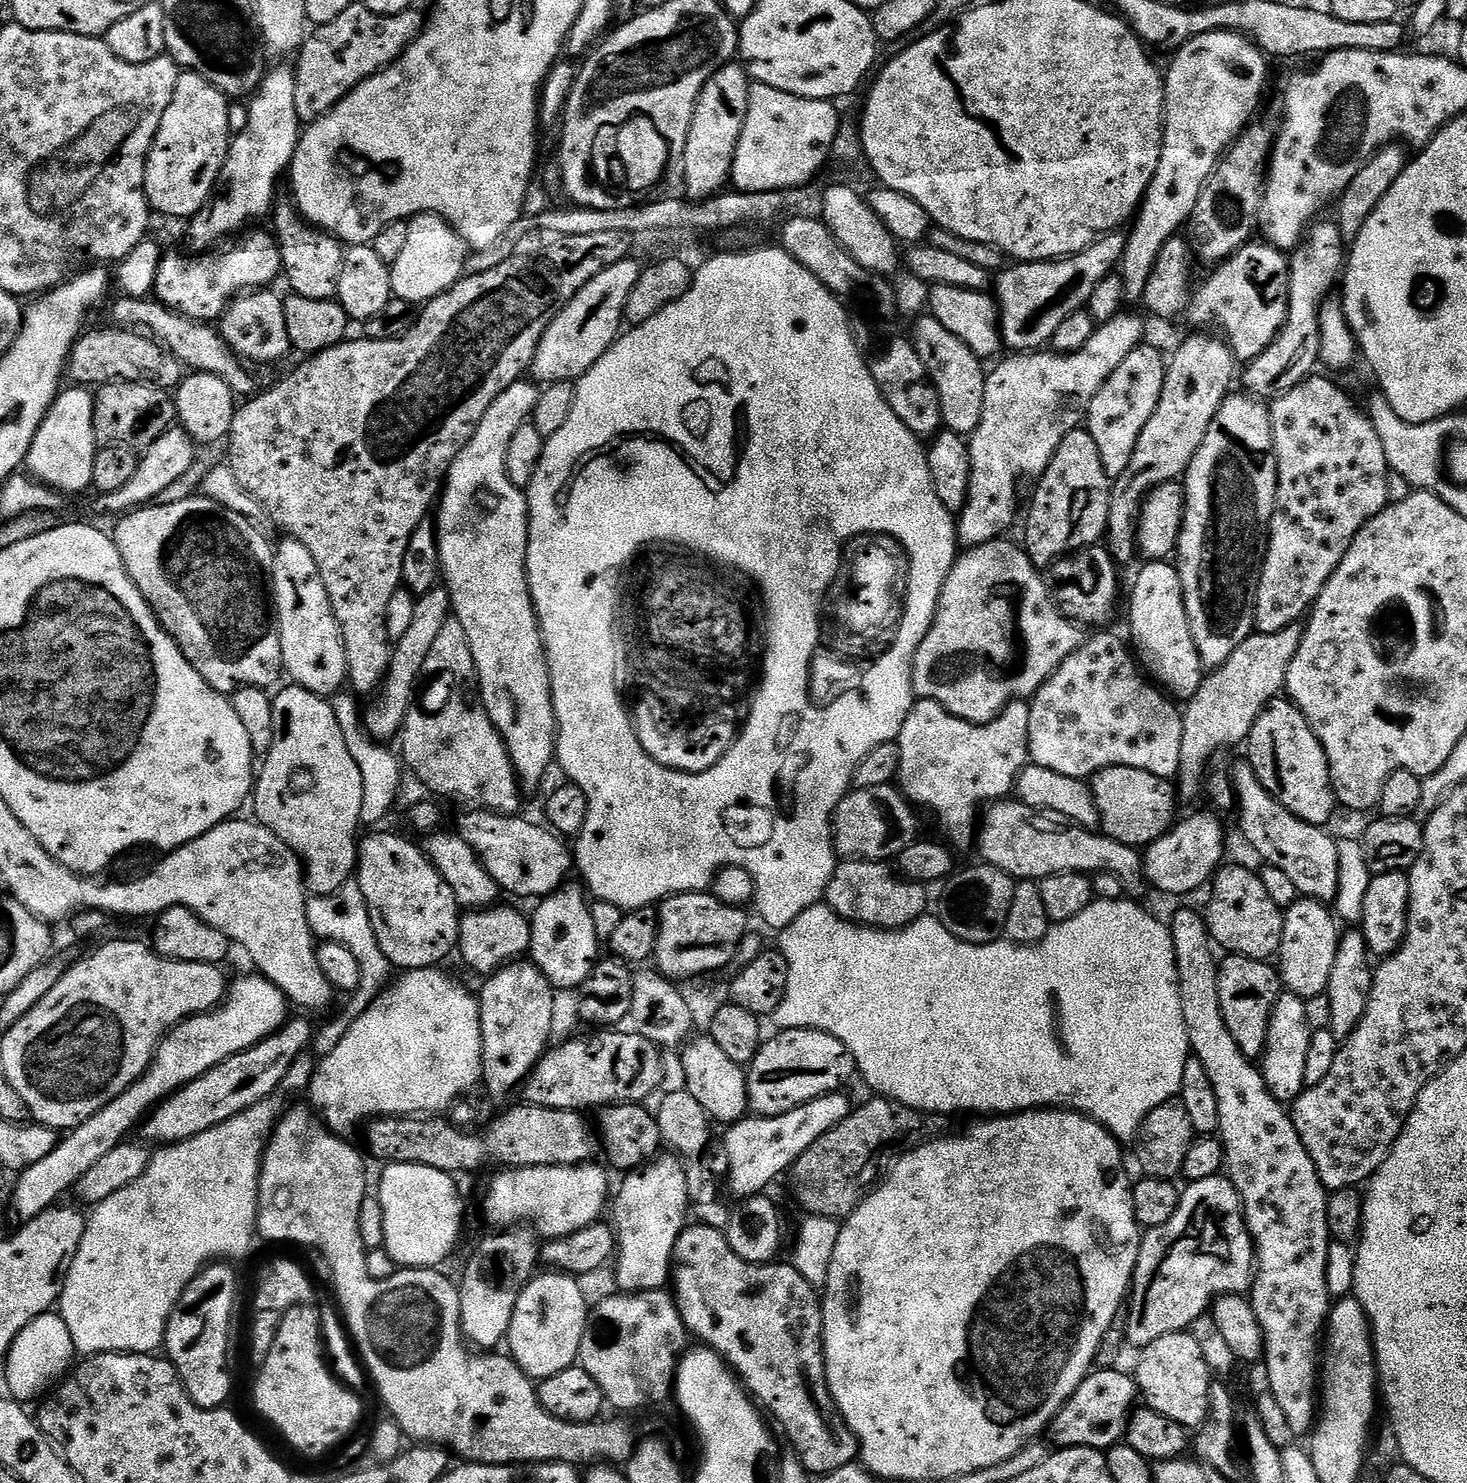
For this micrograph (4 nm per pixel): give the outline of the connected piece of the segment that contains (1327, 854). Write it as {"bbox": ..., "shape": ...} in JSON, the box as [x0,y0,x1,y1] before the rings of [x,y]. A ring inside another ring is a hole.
{"bbox":[1232,760,1340,902],"shape":[[[1246,760],[1232,773],[1233,788],[1237,795],[1237,810],[1240,818],[1238,824],[1246,840],[1259,852],[1263,863],[1278,866],[1278,870],[1294,881],[1297,893],[1309,900],[1332,902],[1340,888],[1338,845],[1335,838],[1326,834],[1323,827],[1302,822],[1290,814],[1261,784],[1254,770]]]}

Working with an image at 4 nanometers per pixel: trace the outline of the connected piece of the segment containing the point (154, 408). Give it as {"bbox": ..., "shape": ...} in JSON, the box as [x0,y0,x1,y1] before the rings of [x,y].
{"bbox":[94,380,177,450],"shape":[[[116,380],[113,384],[101,384],[95,389],[96,405],[94,406],[94,438],[100,448],[131,448],[133,450],[143,450],[149,448],[162,434],[166,434],[168,429],[177,423],[176,402],[173,393],[167,388],[159,388],[157,384],[139,384],[138,382],[126,382],[125,380]]]}

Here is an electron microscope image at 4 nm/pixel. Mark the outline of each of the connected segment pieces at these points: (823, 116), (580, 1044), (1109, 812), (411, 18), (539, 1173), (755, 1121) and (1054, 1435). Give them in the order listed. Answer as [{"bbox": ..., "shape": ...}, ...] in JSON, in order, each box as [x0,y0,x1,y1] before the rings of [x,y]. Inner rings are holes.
[{"bbox":[731,83,842,192],"shape":[[[753,83],[750,90],[750,106],[746,110],[746,122],[742,126],[742,134],[738,142],[738,150],[734,154],[734,166],[732,167],[731,183],[737,192],[770,192],[778,190],[786,190],[787,188],[803,188],[806,184],[811,184],[817,179],[816,175],[824,168],[824,163],[829,163],[832,155],[832,147],[834,146],[834,138],[840,129],[842,119],[841,113],[836,113],[837,105],[831,100],[811,100],[810,98],[802,98],[795,96],[789,92],[782,90],[774,90],[774,86],[766,86],[765,84]]]},{"bbox":[522,1030,661,1110],"shape":[[[596,1030],[593,1036],[568,1040],[561,1048],[549,1047],[522,1085],[523,1099],[554,1110],[599,1110],[609,1104],[638,1104],[659,1089],[661,1049],[634,1031]]]},{"bbox":[1090,766,1178,849],"shape":[[[1110,766],[1090,777],[1090,787],[1104,835],[1131,848],[1147,849],[1149,844],[1166,835],[1177,819],[1178,792],[1173,781],[1158,778],[1158,774],[1150,774],[1150,770]]]},{"bbox":[294,2,425,122],"shape":[[[353,2],[334,22],[313,27],[294,60],[294,110],[298,110],[300,121],[311,122],[326,115],[366,78],[389,68],[424,30],[425,17],[416,11],[411,7],[402,14],[383,16],[374,14],[362,2]]]},{"bbox":[484,1162,610,1241],"shape":[[[596,1162],[574,1166],[509,1168],[497,1172],[500,1173],[489,1182],[488,1193],[484,1196],[484,1216],[496,1230],[531,1222],[545,1241],[557,1240],[597,1223],[603,1212],[605,1215],[610,1200],[608,1176]]]},{"bbox":[724,1091,854,1198],"shape":[[[843,1091],[831,1092],[781,1116],[745,1118],[731,1125],[725,1131],[728,1133],[724,1136],[724,1156],[728,1159],[728,1184],[736,1198],[761,1195],[767,1189],[764,1187],[783,1172],[785,1175],[822,1134],[842,1123],[854,1107],[853,1101],[848,1101],[844,1095]]]},{"bbox":[1046,1368,1138,1450],"shape":[[[1096,1368],[1088,1373],[1046,1429],[1047,1439],[1056,1448],[1107,1450],[1125,1439],[1128,1420],[1138,1404],[1138,1389],[1135,1379],[1129,1373],[1127,1376],[1120,1371],[1116,1368]]]}]

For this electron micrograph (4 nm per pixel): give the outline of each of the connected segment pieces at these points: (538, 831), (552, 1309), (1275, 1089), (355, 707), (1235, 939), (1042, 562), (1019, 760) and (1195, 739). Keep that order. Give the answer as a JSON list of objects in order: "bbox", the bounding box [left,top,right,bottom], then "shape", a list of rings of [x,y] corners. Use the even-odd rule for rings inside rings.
[{"bbox":[458,810,574,898],"shape":[[[487,810],[465,812],[468,813],[460,820],[458,835],[476,852],[490,878],[494,878],[507,895],[509,892],[512,896],[543,898],[556,892],[569,879],[568,871],[573,871],[574,856],[557,833],[523,820],[520,814],[501,816]]]},{"bbox":[506,1270,590,1381],"shape":[[[544,1270],[533,1275],[518,1298],[514,1318],[510,1318],[506,1348],[517,1366],[537,1381],[573,1367],[580,1359],[582,1334],[590,1311],[590,1300],[588,1304],[580,1284],[575,1276]]]},{"bbox":[1258,991,1314,1106],"shape":[[[1281,991],[1270,1014],[1264,1055],[1258,1064],[1268,1092],[1285,1106],[1298,1099],[1306,1087],[1306,1054],[1310,1050],[1310,1038],[1314,1030],[1306,1022],[1304,1002],[1301,996],[1296,996],[1293,992]]]},{"bbox":[331,690,402,825],"shape":[[[341,690],[331,697],[334,718],[338,718],[338,726],[342,728],[342,734],[346,738],[346,746],[362,774],[362,814],[361,821],[365,825],[376,824],[388,816],[388,811],[396,804],[396,795],[400,792],[400,772],[402,764],[397,753],[373,740],[364,730],[362,723],[362,704],[351,691]]]},{"bbox":[1206,866,1284,961],"shape":[[[1224,866],[1211,881],[1211,888],[1206,923],[1213,941],[1233,956],[1271,961],[1280,950],[1284,913],[1274,906],[1270,894],[1266,894],[1266,886],[1262,886],[1259,875],[1251,868]]]},{"bbox":[1022,427,1113,570],"shape":[[[1083,427],[1074,429],[1062,446],[1053,454],[1050,466],[1035,481],[1036,493],[1028,508],[1028,521],[1024,524],[1022,547],[1034,567],[1047,570],[1064,556],[1099,545],[1108,531],[1110,498],[1113,481],[1102,470],[1102,458],[1094,438]]]},{"bbox":[896,699,1029,849],"shape":[[[917,699],[906,714],[906,722],[902,722],[902,730],[898,737],[900,745],[900,765],[896,775],[898,787],[917,809],[929,808],[936,815],[937,822],[941,824],[939,835],[953,849],[968,848],[971,844],[973,847],[978,836],[976,823],[982,809],[1011,797],[1020,771],[1029,763],[1029,734],[1028,700],[1012,700],[990,722],[971,724],[962,718],[951,716],[938,702]]]},{"bbox":[1178,623,1304,797],"shape":[[[1299,623],[1286,626],[1274,634],[1262,634],[1256,632],[1248,636],[1230,658],[1220,668],[1211,669],[1205,675],[1203,682],[1198,686],[1198,690],[1183,705],[1182,715],[1182,754],[1180,755],[1180,770],[1178,773],[1178,792],[1181,797],[1192,796],[1196,791],[1201,791],[1206,780],[1206,773],[1209,771],[1208,763],[1212,760],[1215,752],[1220,752],[1223,748],[1232,748],[1235,744],[1243,745],[1247,741],[1250,730],[1262,714],[1262,710],[1271,704],[1285,691],[1284,679],[1290,670],[1290,662],[1294,662],[1294,654],[1298,650],[1300,640],[1304,636],[1304,629]]]}]

